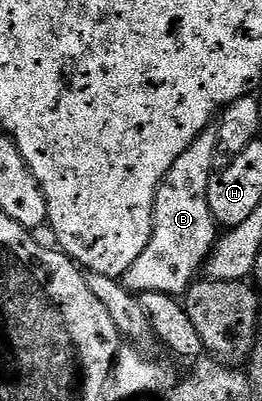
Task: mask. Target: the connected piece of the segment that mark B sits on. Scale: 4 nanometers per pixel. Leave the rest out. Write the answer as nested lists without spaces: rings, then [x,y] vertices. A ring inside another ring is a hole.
[[[211,126],[202,132],[172,162],[172,170],[160,182],[154,199],[154,229],[144,254],[132,262],[132,266],[121,276],[121,282],[132,293],[159,292],[181,297],[190,291],[191,284],[199,279],[200,269],[210,259],[210,251],[218,242],[220,225],[208,206],[208,182],[214,175],[217,127]]]

